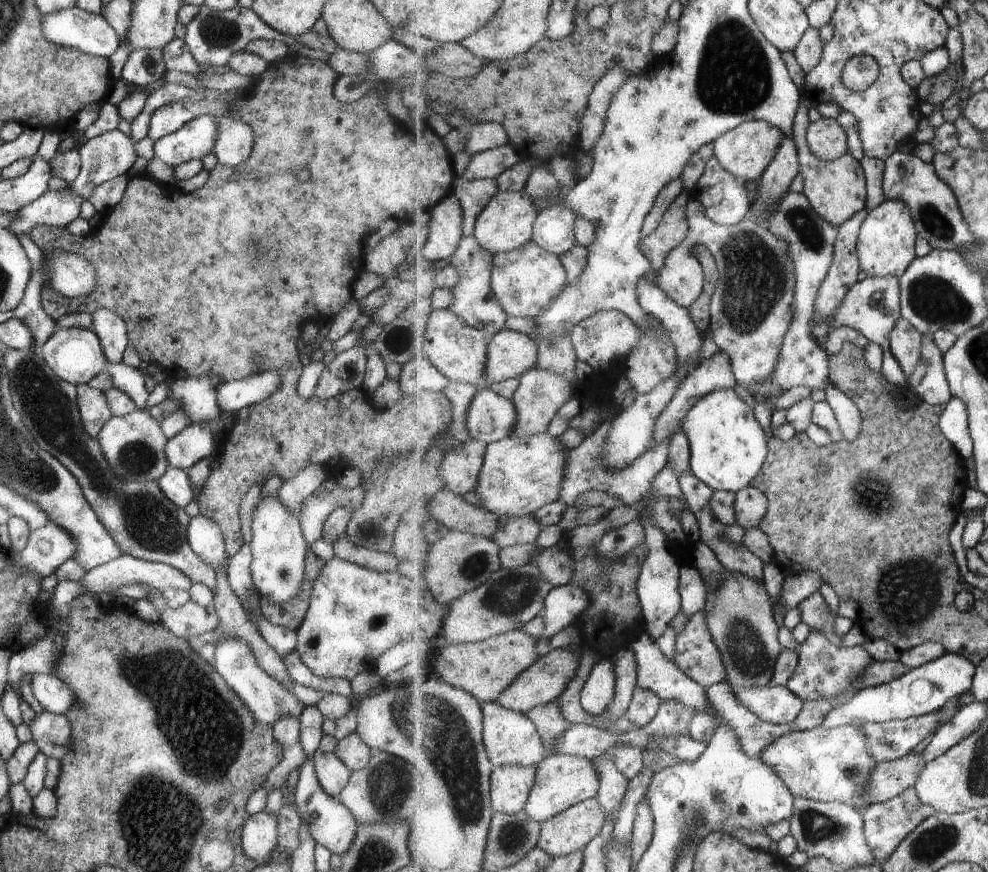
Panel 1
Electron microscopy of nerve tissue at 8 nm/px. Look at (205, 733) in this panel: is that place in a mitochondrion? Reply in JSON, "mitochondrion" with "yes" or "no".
{"mitochondrion":"yes"}

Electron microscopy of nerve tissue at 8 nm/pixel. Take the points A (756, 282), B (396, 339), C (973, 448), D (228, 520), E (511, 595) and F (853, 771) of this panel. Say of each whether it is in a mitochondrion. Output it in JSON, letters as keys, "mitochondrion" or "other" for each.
{"A":"mitochondrion","B":"mitochondrion","C":"other","D":"other","E":"mitochondrion","F":"mitochondrion"}

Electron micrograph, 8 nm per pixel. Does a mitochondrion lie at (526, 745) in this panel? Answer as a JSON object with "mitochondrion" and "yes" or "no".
{"mitochondrion":"no"}

